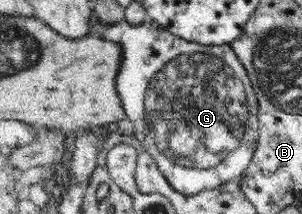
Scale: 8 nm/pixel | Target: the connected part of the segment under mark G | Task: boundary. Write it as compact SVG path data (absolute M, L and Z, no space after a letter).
M92 18L91 22L90 34L119 42L123 48L116 86L127 114L126 120L132 124L132 134L152 156L160 173L176 193L196 196L228 182L239 184L256 149L259 118L257 94L232 47L188 42L152 20L140 26L132 26L125 20L115 25L100 25L96 18Z

